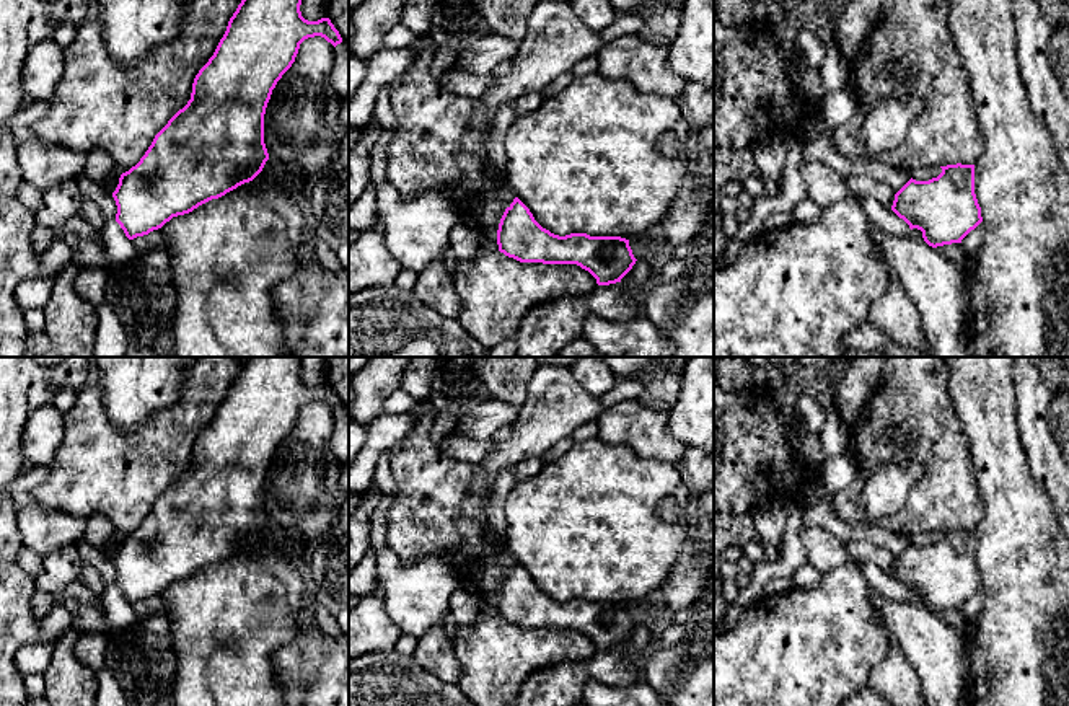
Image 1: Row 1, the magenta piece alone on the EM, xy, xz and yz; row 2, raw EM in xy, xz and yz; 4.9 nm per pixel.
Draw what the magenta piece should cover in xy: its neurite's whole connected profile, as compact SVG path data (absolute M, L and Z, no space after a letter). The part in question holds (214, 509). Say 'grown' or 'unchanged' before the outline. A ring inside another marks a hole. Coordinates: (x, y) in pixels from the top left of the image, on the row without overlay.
unchanged | M248 357L244 360L213 421L196 440L187 470L155 501L140 527L119 543L112 558L117 571L116 587L129 605L161 593L173 582L189 579L199 571L225 561L262 536L269 525L264 509L266 473L277 447L295 427L300 409L315 401L324 403L334 413L342 408L329 383L308 386L301 382L300 370L300 357Z

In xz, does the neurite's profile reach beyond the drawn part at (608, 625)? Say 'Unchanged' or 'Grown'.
Unchanged

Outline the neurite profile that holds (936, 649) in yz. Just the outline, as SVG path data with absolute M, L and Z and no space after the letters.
M869 589L869 602L917 672L926 704L971 706L970 660L961 629L911 600L890 602Z

